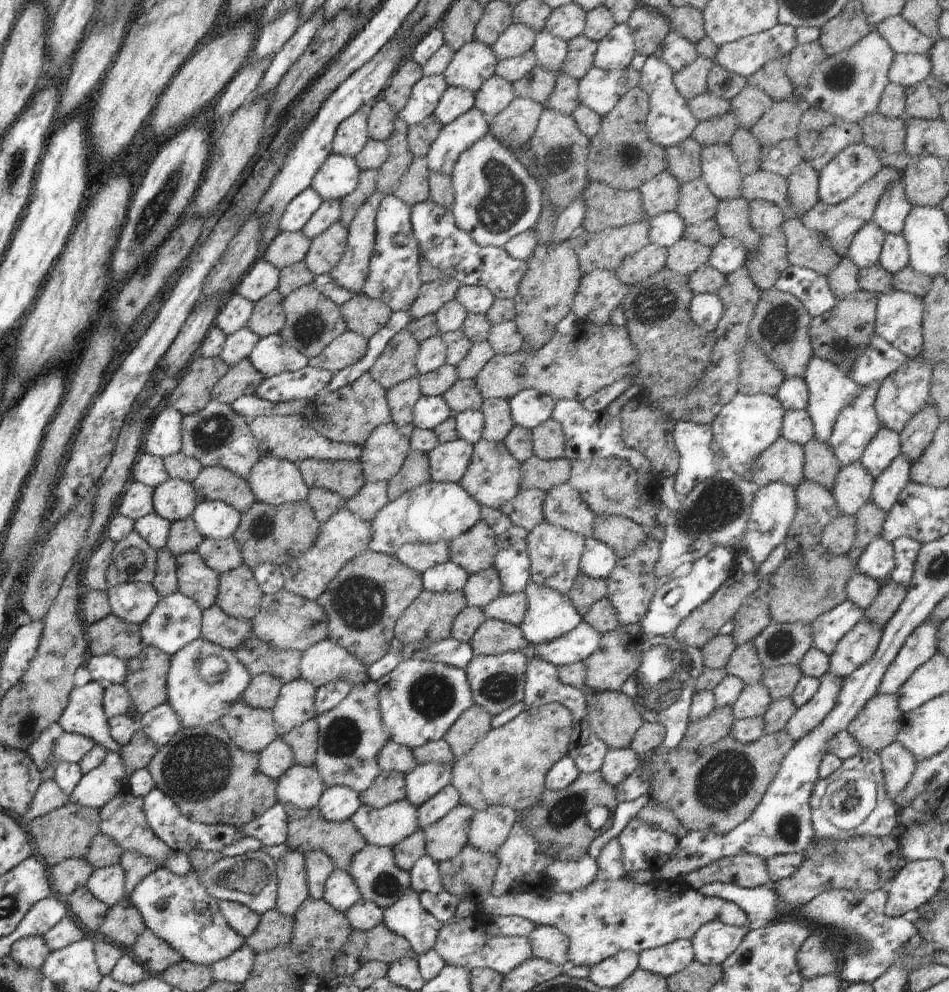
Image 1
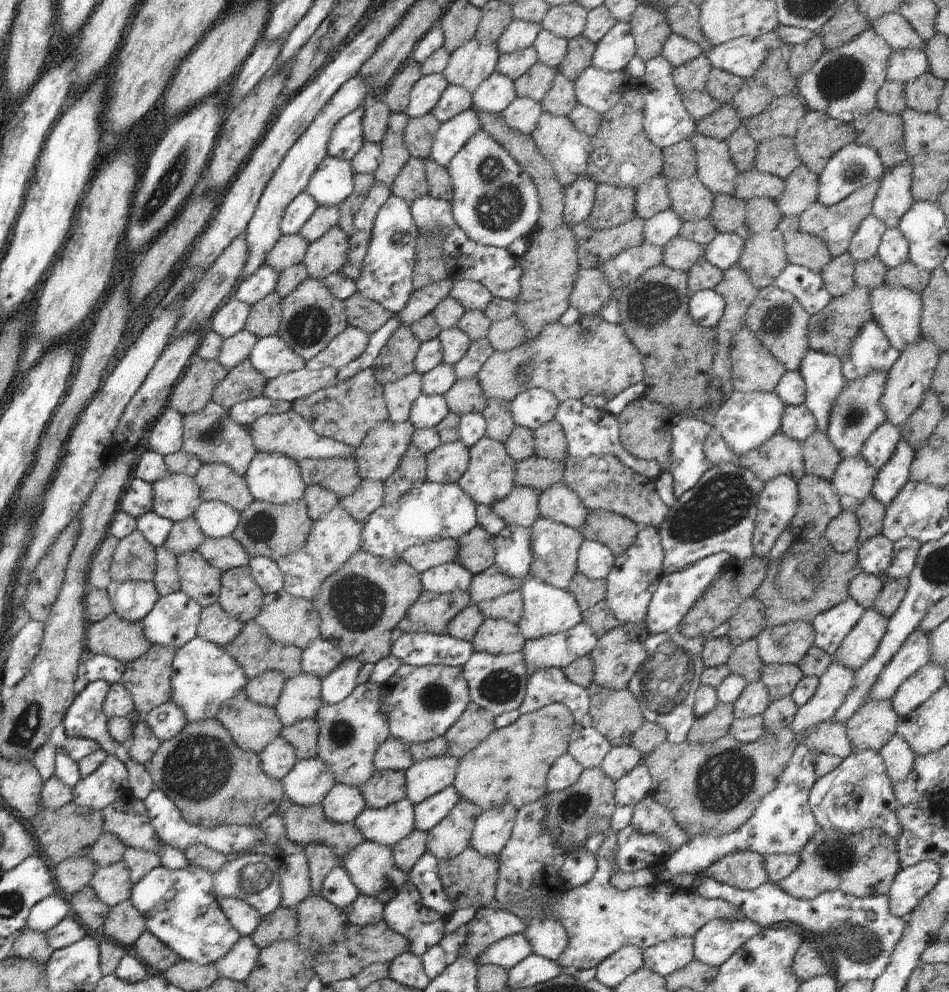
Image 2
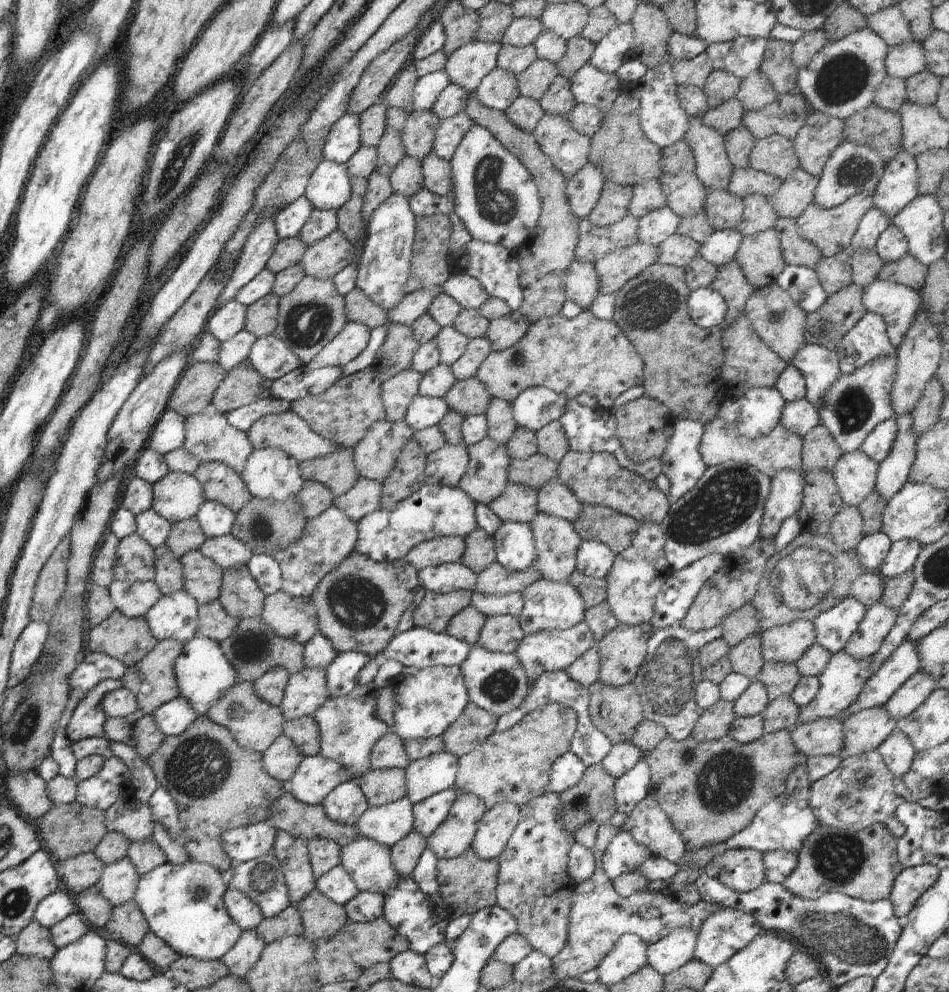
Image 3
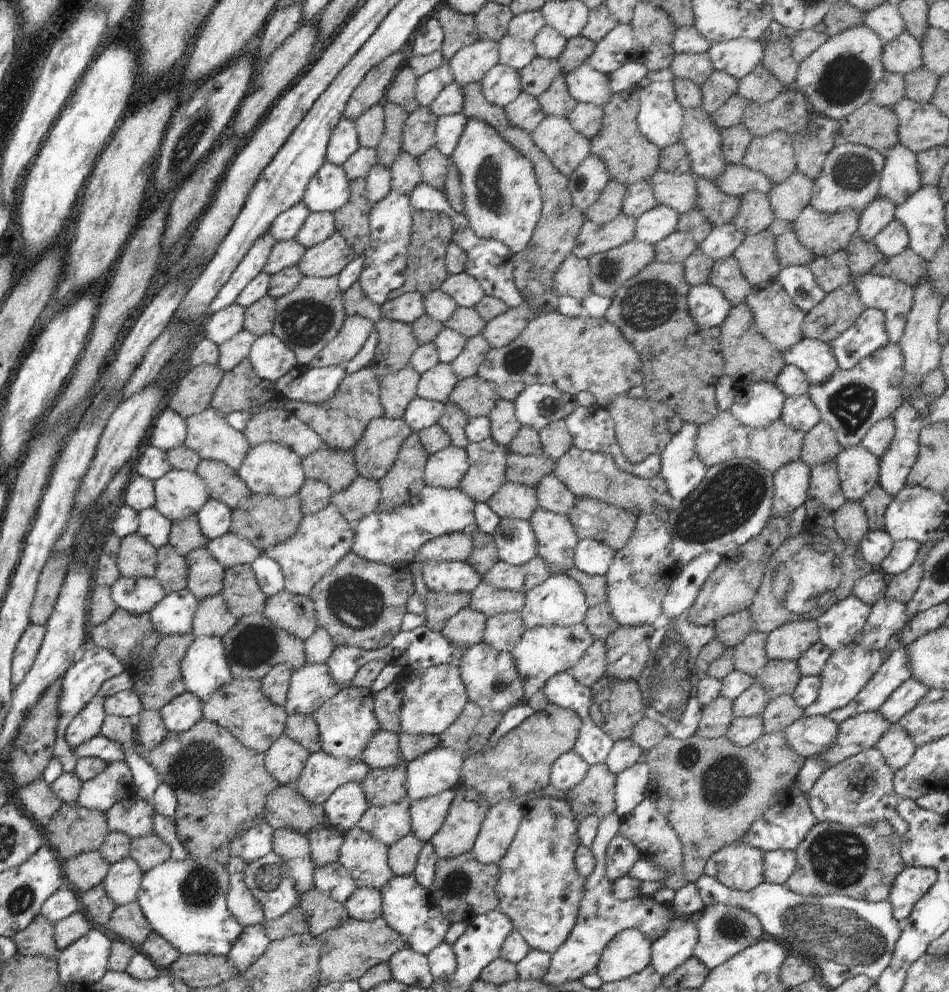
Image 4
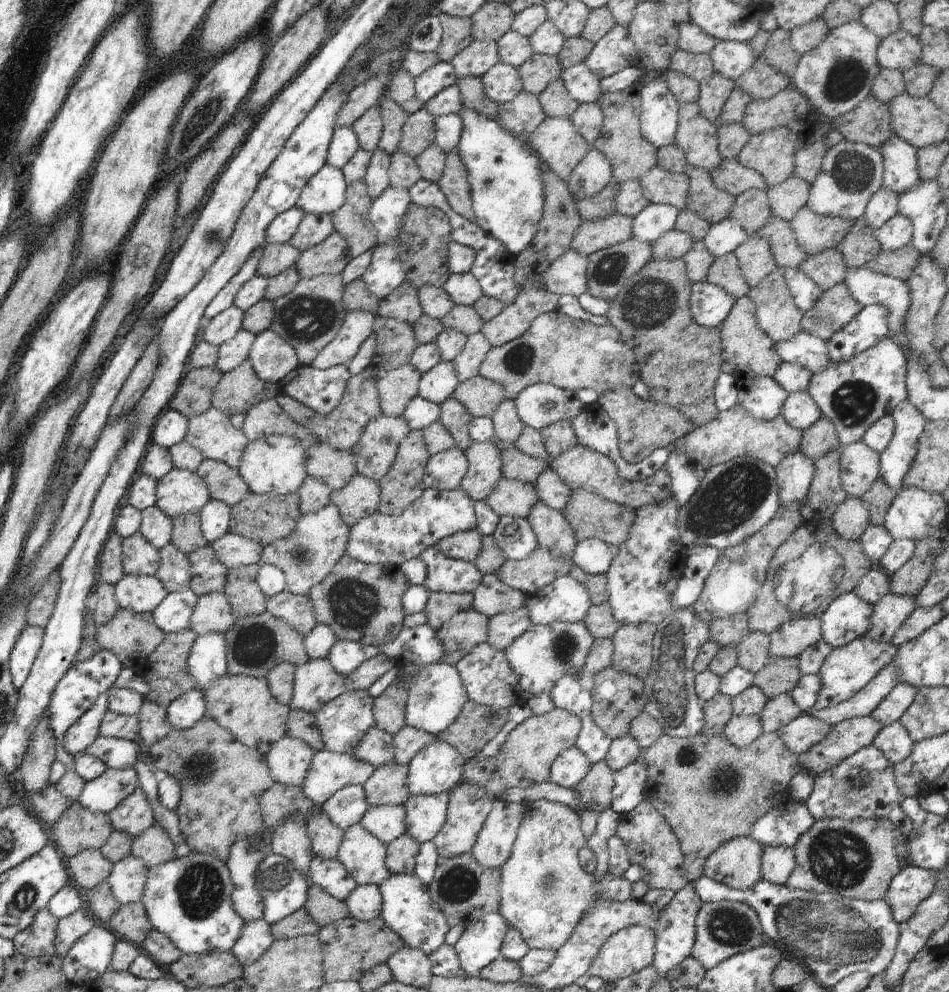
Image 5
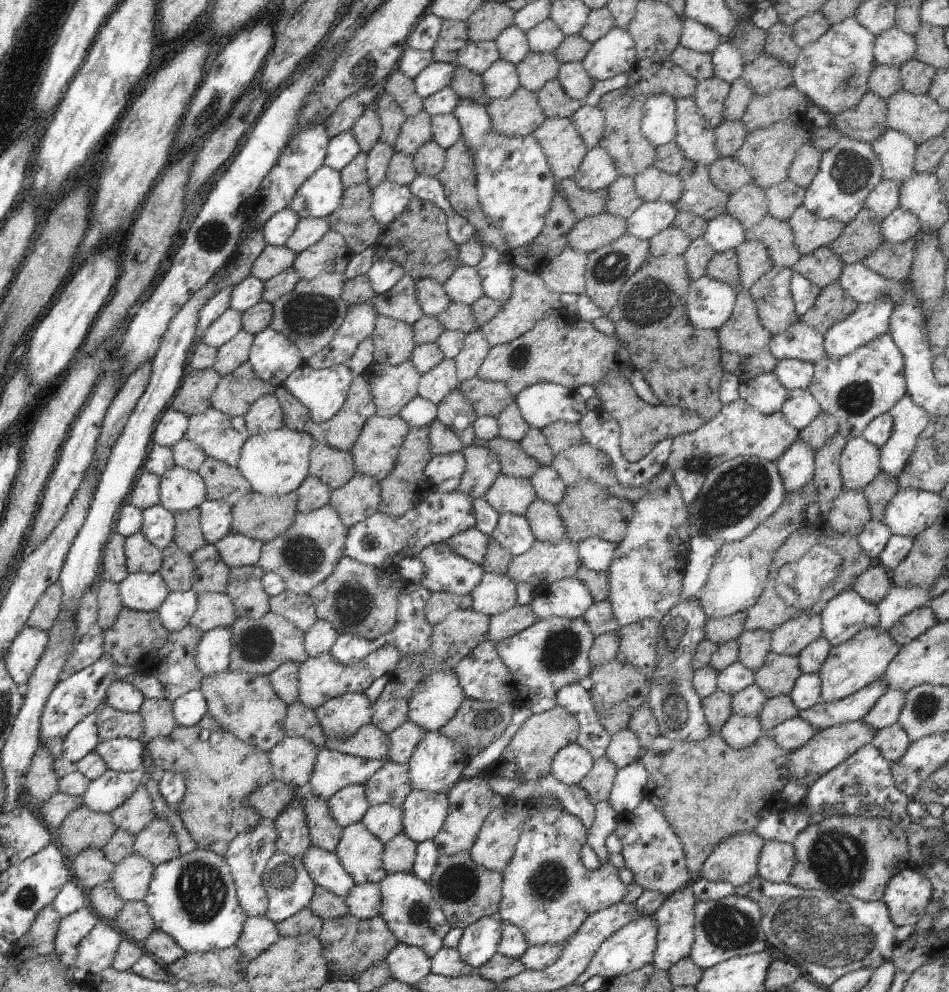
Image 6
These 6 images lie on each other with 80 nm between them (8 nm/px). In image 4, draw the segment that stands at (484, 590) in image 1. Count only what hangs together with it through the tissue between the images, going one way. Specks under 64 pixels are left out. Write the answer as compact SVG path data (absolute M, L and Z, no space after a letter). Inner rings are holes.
M537 554L521 565L511 565L499 560L482 576L482 581L502 590L527 593L552 575L553 570L549 564Z

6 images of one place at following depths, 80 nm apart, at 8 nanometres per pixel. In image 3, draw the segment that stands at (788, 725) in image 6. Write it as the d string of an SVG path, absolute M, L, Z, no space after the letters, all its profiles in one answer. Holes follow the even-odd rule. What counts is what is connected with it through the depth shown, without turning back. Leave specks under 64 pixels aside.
M836 717L816 719L796 724L790 729L798 754L807 757L839 754L843 747L844 725Z

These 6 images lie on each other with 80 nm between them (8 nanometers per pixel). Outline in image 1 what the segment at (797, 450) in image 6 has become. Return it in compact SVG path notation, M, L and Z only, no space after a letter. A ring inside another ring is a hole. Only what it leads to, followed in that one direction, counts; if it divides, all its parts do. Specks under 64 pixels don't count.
M776 481L759 487L754 493L749 521L747 522L743 540L739 545L739 550L732 551L735 554L734 563L738 563L739 552L744 551L746 554L749 554L749 557L755 562L756 566L760 566L776 546L785 542L787 530L794 520L796 509L795 489L789 484Z

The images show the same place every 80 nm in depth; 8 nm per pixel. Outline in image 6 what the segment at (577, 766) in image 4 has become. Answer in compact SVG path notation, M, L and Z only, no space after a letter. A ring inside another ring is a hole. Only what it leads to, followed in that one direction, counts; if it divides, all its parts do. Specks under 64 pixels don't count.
M577 742L561 748L552 759L551 773L564 784L578 785L593 767L593 756Z

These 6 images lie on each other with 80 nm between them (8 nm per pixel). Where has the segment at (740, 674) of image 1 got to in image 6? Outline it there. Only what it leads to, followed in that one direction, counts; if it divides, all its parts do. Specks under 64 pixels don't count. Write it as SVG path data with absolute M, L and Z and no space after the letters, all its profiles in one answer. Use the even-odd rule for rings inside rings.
M742 631L736 641L739 661L752 672L758 670L772 652L772 634L766 631Z

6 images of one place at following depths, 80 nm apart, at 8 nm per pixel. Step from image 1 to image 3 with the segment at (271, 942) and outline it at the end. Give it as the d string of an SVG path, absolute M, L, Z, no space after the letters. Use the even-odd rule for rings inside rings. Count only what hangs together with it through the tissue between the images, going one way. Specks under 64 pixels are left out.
M290 904L278 916L264 917L256 928L258 936L265 944L280 940L285 936L300 936L303 934L301 914L294 904Z

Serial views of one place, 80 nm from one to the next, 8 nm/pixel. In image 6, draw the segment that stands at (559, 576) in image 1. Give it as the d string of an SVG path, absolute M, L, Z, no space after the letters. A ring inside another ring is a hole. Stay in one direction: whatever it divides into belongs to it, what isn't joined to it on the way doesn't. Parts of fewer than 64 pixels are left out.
M536 497L528 507L525 517L528 519L532 534L539 541L552 544L570 541L567 538L564 521L552 503Z

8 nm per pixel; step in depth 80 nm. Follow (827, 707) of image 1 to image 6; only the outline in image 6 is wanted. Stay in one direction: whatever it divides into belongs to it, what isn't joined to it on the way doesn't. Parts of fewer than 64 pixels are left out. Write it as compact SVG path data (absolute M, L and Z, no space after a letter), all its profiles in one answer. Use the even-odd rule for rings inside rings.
M878 626L864 629L860 636L854 635L845 643L832 647L828 658L822 663L818 672L821 680L821 699L831 703L870 686L882 678L887 666L898 654L900 647L890 633L883 631Z

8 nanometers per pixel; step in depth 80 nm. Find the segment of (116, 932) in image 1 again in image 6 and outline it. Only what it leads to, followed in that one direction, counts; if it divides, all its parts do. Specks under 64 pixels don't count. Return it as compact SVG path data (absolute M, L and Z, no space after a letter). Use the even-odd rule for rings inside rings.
M144 901L125 902L112 924L125 938L132 938L139 944L142 944L155 929Z

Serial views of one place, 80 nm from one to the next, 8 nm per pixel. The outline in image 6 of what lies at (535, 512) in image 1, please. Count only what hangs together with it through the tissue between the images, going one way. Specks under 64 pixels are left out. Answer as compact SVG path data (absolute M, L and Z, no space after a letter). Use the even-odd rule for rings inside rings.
M500 473L483 499L499 515L510 513L525 516L536 497L530 479L514 478Z

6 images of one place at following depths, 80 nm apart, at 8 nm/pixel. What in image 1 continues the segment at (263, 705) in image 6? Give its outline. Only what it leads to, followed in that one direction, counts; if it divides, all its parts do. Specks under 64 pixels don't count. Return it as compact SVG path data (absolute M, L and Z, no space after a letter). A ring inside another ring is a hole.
M243 701L234 702L219 722L229 738L244 751L260 754L278 737L272 711L252 708Z

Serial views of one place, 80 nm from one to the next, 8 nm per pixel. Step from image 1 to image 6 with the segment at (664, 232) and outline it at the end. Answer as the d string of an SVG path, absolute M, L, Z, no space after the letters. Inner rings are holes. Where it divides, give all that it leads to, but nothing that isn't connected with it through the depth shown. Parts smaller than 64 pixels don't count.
M664 201L642 203L626 219L627 234L642 240L650 240L673 224L677 212L677 208L672 203Z

